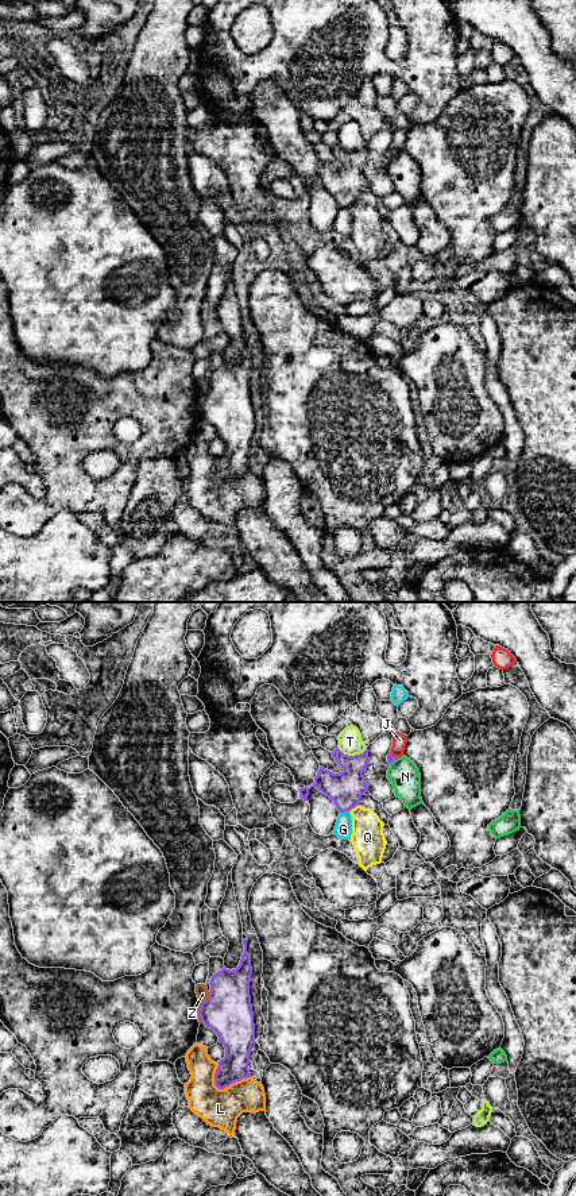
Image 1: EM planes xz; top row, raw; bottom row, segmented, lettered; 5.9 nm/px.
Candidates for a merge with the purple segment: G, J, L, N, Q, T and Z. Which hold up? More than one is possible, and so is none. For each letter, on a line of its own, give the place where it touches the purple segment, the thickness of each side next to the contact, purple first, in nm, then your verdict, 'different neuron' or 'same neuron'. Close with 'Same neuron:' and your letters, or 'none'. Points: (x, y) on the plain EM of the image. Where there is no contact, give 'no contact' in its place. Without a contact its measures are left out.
G: meets purple in xz at (344, 207); 200 nm thick on the purple side, 110 nm on the other; different neuron
J: meets purple in xz at (394, 151); 50 nm thick on the purple side, 90 nm on the other; different neuron
L: meets purple in xz at (231, 478); 170 nm thick on the purple side, 220 nm on the other; different neuron
N: meets purple in xz at (393, 155); 50 nm thick on the purple side, 180 nm on the other; different neuron
Q: meets purple in xz at (354, 203); 200 nm thick on the purple side, 200 nm on the other; different neuron
T: meets purple in xz at (352, 151); 200 nm thick on the purple side, 140 nm on the other; different neuron
Z: meets purple in xz at (201, 402); 280 nm thick on the purple side, 80 nm on the other; different neuron
Same neuron: none

